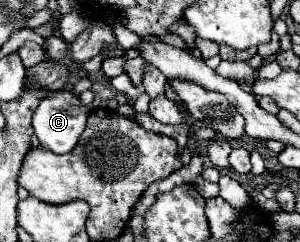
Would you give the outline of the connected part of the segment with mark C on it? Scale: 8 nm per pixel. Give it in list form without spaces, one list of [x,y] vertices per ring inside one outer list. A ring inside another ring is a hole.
[[[58,90],[58,92],[48,92],[48,96],[38,104],[36,112],[34,112],[34,120],[32,120],[32,126],[34,126],[34,134],[40,142],[42,148],[46,150],[52,150],[54,154],[66,154],[70,152],[82,130],[86,128],[86,118],[90,114],[90,108],[84,106],[80,102],[78,96],[74,96],[70,90]]]

